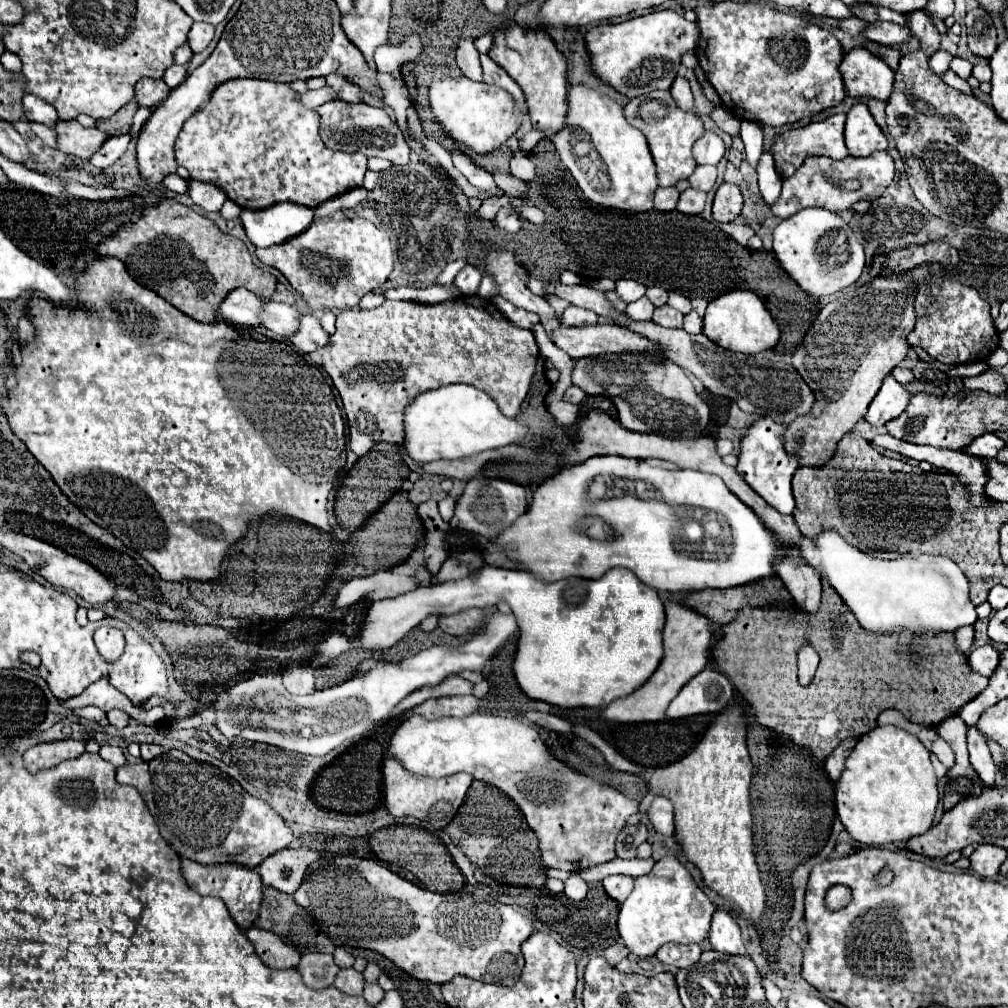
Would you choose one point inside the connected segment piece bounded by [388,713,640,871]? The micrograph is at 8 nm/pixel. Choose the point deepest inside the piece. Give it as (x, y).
(576, 818)

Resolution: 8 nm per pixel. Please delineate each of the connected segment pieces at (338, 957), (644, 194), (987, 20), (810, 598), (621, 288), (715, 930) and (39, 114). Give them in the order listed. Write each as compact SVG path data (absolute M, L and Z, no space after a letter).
M338 947L338 949L334 951L334 963L336 963L338 967L352 967L352 965L354 965L354 957L352 957L346 949Z
M574 83L570 87L568 105L570 113L566 127L560 135L548 137L584 195L598 205L614 209L650 211L652 195L658 189L654 161L644 135L624 119L624 107L584 83Z
M976 7L968 11L966 19L966 31L968 31L968 47L978 57L992 57L996 51L996 27L992 23L992 17L982 7Z
M792 553L778 565L778 577L794 597L794 603L804 613L816 613L822 603L822 585L814 569L810 569L798 553Z
M622 279L622 281L616 283L616 291L626 303L632 303L632 301L640 299L646 293L646 285L642 285L634 279Z
M718 909L712 917L712 927L708 935L712 949L726 955L746 955L746 947L740 937L740 927L730 917L730 913Z
M24 95L22 105L24 105L24 113L30 121L36 121L36 123L42 123L50 129L56 129L58 115L56 115L56 109L50 103L42 101L36 95Z

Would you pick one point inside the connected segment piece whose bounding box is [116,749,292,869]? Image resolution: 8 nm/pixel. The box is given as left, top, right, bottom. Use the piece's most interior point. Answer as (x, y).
(206, 816)

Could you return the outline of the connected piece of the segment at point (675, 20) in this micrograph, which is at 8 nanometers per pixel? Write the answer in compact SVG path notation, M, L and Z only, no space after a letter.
M654 11L618 25L596 25L586 33L586 45L594 73L632 99L654 89L670 89L682 55L694 51L698 37L698 25L686 21L684 15Z

